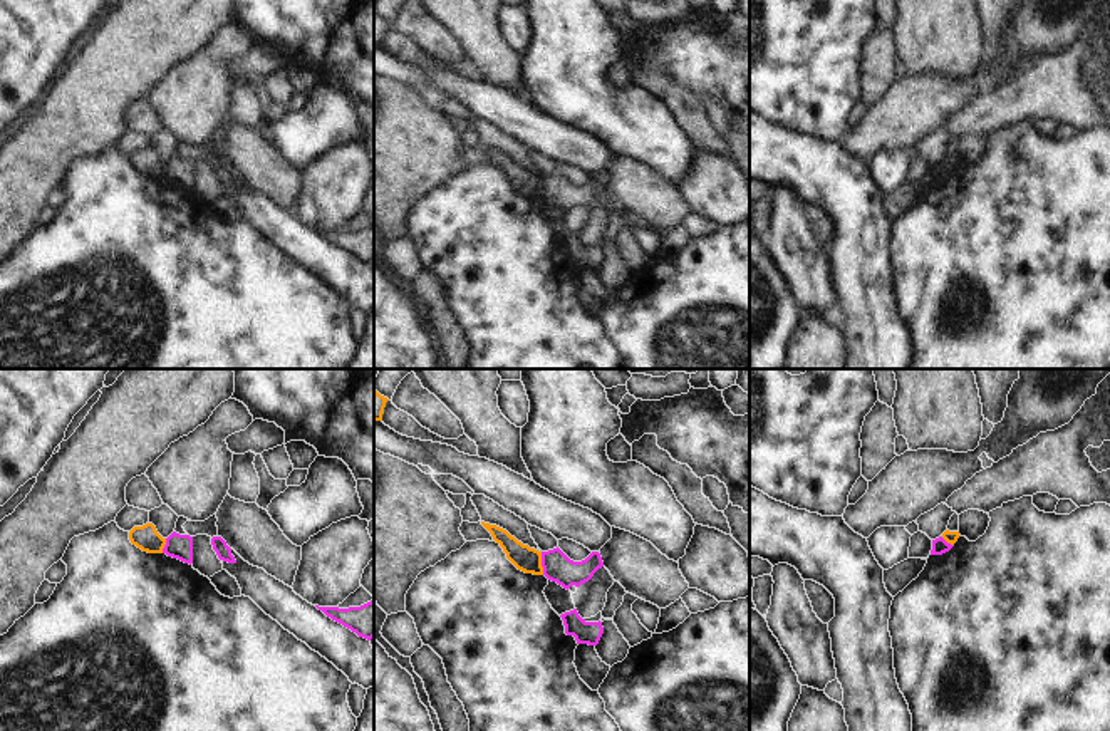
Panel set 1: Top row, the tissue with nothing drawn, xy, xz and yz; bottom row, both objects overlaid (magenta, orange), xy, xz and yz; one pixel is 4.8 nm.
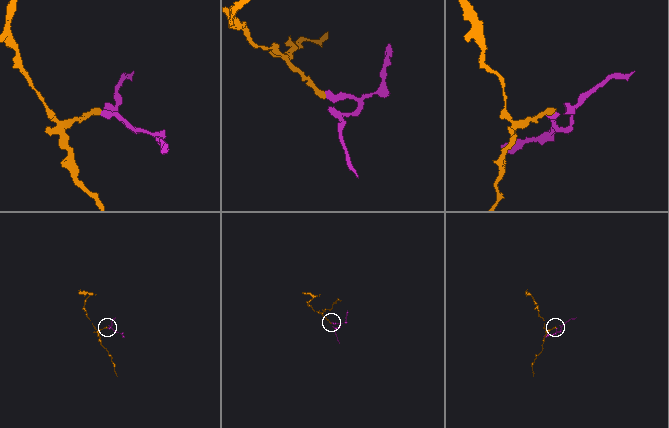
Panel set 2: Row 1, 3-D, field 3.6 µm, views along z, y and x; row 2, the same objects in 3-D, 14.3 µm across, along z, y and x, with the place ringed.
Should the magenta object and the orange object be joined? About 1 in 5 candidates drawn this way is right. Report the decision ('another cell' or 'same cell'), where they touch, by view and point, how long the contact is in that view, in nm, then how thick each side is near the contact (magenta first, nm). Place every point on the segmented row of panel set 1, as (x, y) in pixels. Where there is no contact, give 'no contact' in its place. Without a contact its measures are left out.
another cell; meets magenta in xz at (542, 564); contact 110 nm long; 140 nm thick on the magenta side, 120 nm on the other

